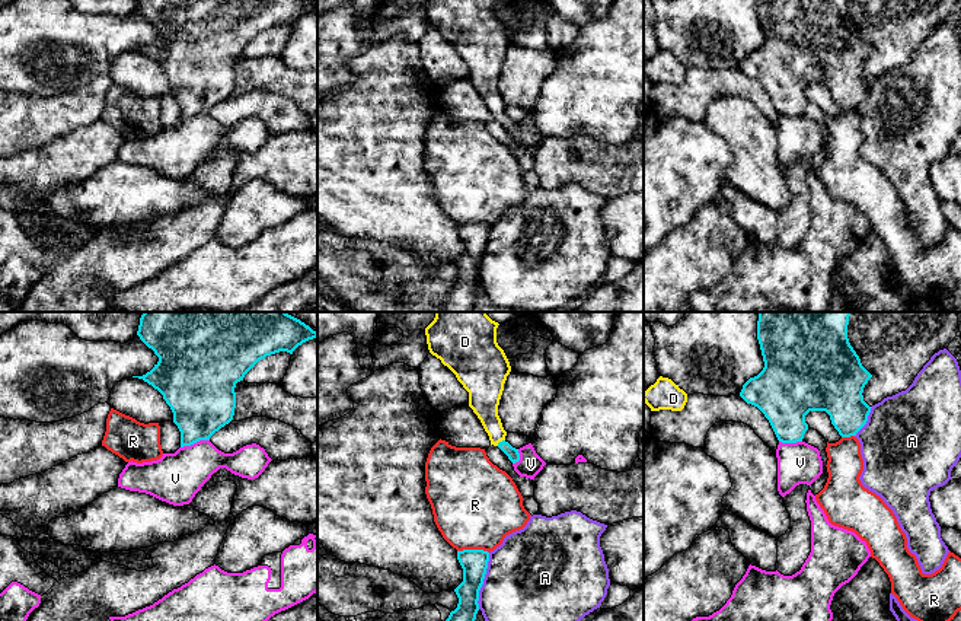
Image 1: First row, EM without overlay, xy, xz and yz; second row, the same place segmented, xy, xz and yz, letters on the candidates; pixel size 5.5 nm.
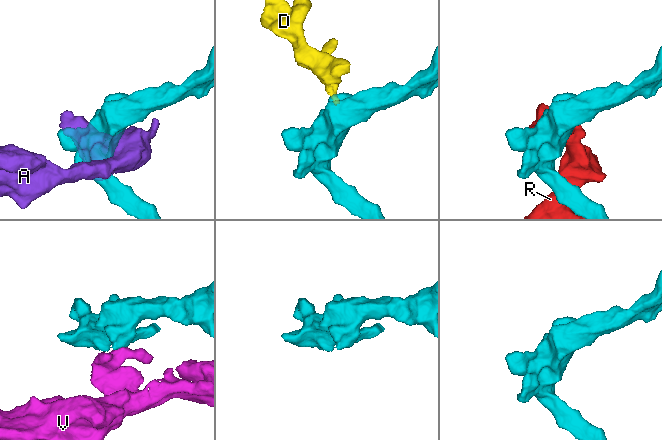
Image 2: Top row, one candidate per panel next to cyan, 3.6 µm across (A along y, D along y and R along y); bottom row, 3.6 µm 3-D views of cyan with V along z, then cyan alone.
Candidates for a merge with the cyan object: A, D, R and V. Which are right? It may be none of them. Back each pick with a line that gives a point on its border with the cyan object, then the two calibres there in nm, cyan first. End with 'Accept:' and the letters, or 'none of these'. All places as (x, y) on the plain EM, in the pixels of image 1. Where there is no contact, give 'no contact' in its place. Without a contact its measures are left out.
D: contact xz (500, 115); calibres 70 and 170 nm
Accept: D

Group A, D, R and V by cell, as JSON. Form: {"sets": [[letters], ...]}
{"sets": [["A"], ["D"], ["R"], ["V"]]}

